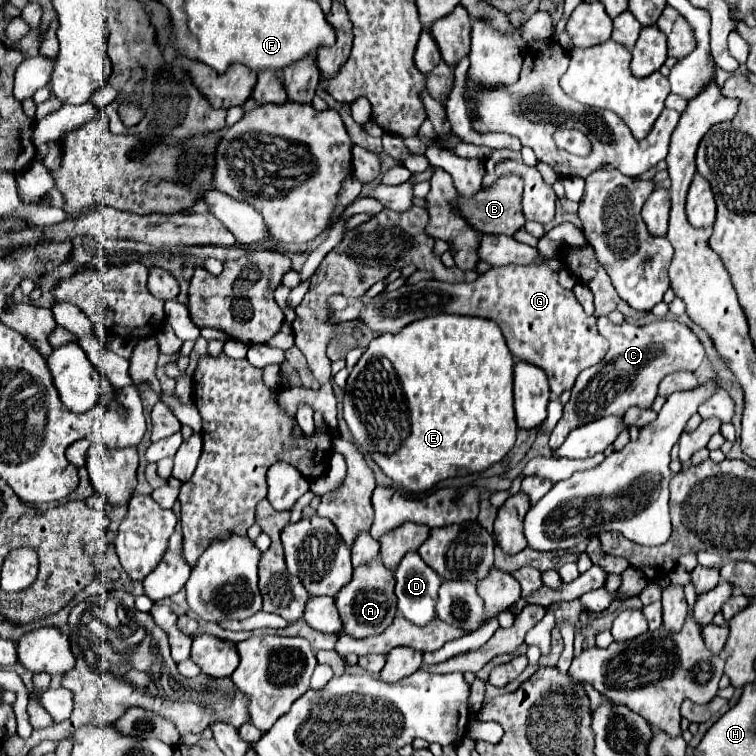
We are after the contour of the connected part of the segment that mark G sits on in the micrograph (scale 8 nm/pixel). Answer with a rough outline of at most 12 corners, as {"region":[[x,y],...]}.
{"region":[[544,266],[422,280],[372,298],[382,332],[442,312],[500,326],[512,356],[572,390],[608,340]]}

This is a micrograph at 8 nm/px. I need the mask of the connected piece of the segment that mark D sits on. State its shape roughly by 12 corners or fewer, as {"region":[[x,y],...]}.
{"region":[[420,554],[394,576],[398,612],[416,626],[436,620],[442,580]]}

